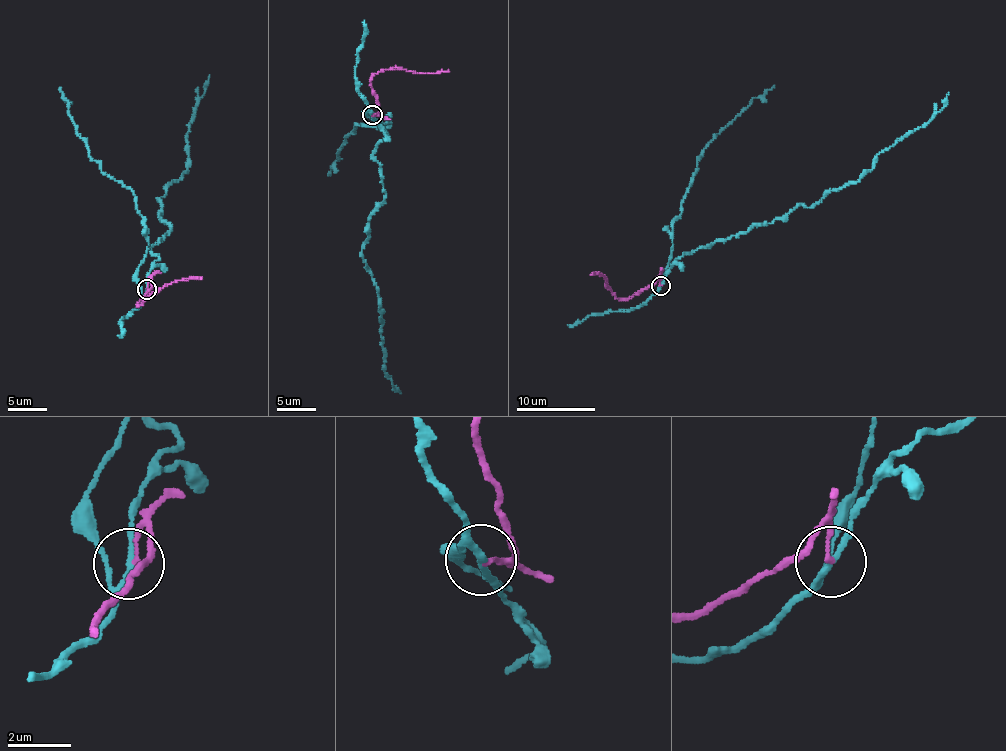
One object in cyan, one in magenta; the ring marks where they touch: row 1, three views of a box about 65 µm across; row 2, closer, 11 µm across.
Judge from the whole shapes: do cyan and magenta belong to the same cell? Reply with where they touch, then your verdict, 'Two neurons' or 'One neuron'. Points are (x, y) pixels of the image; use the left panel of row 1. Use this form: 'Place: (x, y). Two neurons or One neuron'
Place: (147, 289). Two neurons

